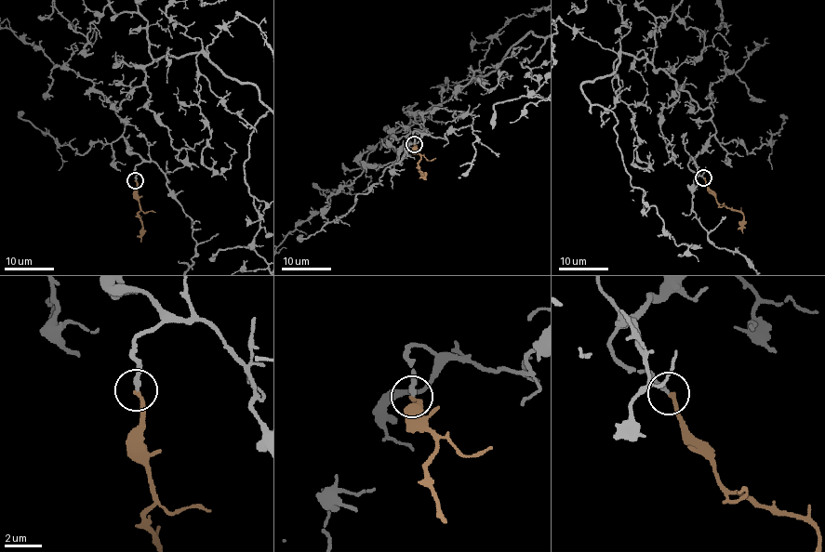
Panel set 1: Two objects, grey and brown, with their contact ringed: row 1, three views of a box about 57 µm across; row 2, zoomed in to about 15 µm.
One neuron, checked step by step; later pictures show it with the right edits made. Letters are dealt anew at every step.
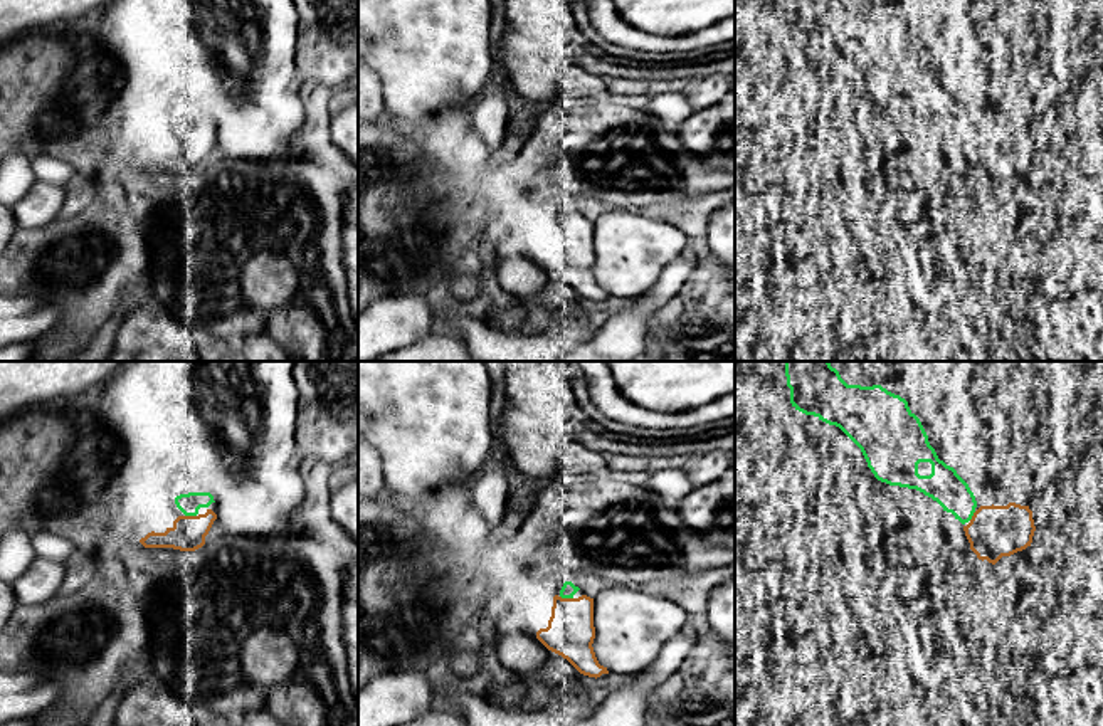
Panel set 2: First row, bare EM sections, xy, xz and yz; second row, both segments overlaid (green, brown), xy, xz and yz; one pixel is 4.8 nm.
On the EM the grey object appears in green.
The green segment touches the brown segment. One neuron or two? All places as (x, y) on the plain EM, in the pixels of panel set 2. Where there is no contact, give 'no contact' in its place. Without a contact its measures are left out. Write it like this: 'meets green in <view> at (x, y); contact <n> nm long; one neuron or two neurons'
meets green in xz at (567, 220); contact 70 nm long; one neuron

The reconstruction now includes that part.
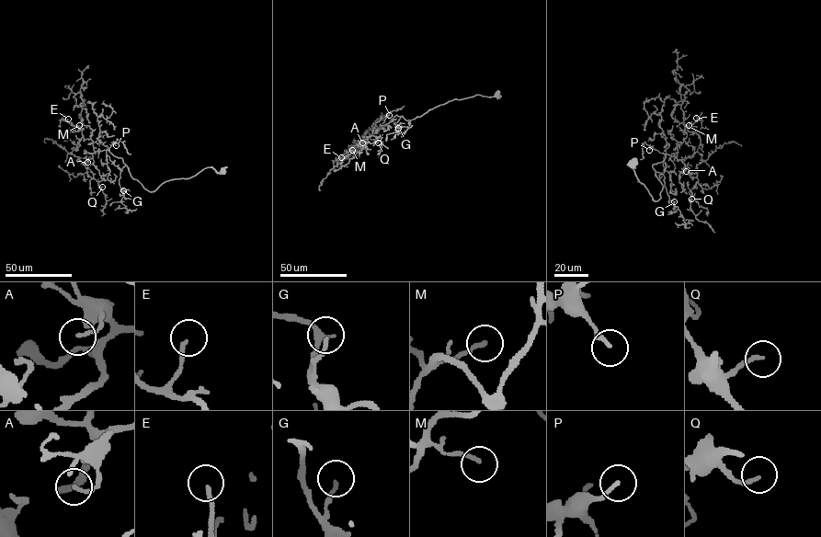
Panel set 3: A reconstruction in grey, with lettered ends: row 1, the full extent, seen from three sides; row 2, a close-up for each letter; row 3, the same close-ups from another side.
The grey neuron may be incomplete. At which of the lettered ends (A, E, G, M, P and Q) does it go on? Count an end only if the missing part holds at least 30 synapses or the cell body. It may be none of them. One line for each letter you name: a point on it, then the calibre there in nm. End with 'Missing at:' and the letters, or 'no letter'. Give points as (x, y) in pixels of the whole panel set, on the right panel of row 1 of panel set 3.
E: Place: (696, 118). Thickness 150 nm
Missing at: E

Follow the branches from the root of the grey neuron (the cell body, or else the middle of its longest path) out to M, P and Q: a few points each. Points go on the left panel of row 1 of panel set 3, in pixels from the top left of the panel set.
M: (223, 170), (207, 167), (151, 192), (121, 158), (94, 151), (79, 125)
P: (223, 170), (207, 167), (188, 178), (165, 181), (151, 192), (109, 152), (116, 145)
Q: (223, 170), (207, 167), (151, 192), (121, 158), (96, 151), (85, 166), (102, 187)

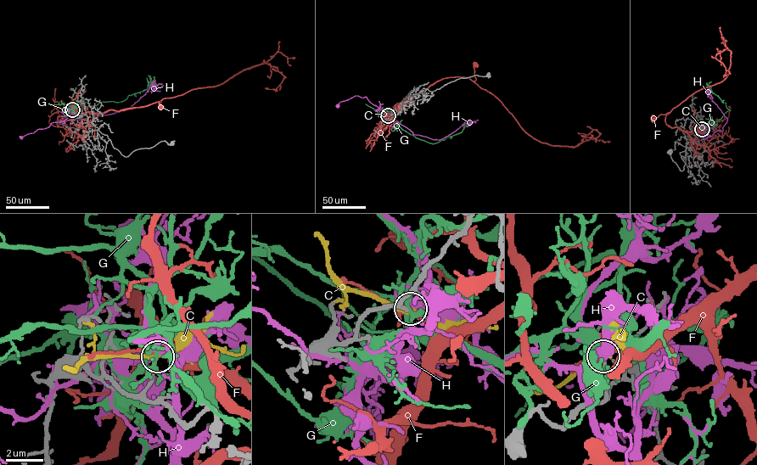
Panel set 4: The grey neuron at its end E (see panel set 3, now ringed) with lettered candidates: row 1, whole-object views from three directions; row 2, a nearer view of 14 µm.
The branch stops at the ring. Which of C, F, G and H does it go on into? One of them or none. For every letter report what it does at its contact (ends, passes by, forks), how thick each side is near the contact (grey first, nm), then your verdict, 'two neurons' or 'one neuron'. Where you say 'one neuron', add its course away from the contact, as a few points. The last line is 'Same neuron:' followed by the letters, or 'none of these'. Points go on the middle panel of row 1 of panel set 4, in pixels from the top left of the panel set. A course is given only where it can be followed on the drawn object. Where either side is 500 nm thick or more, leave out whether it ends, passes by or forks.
C: it forks; calibres 160 and 190 nm; two neurons
F: it forks; calibres 150 and 280 nm; two neurons
G: it forks; calibres 200 and 220 nm; two neurons
H: it passes by; calibres 150 and 320 nm; two neurons
Same neuron: none of these

